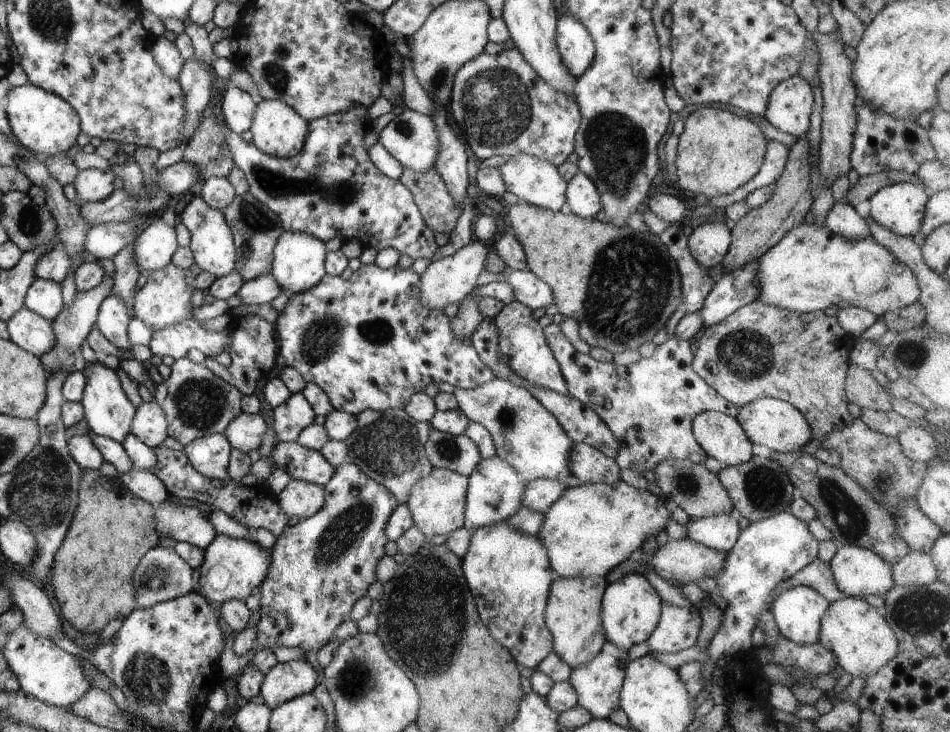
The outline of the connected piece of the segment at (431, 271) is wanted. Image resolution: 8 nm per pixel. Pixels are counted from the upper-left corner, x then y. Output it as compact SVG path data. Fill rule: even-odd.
M473 238L468 245L459 249L455 254L442 258L430 266L421 275L419 282L419 295L423 303L433 309L442 309L452 302L460 302L466 295L470 295L478 285L478 276L485 268L487 260L487 248L485 243Z

